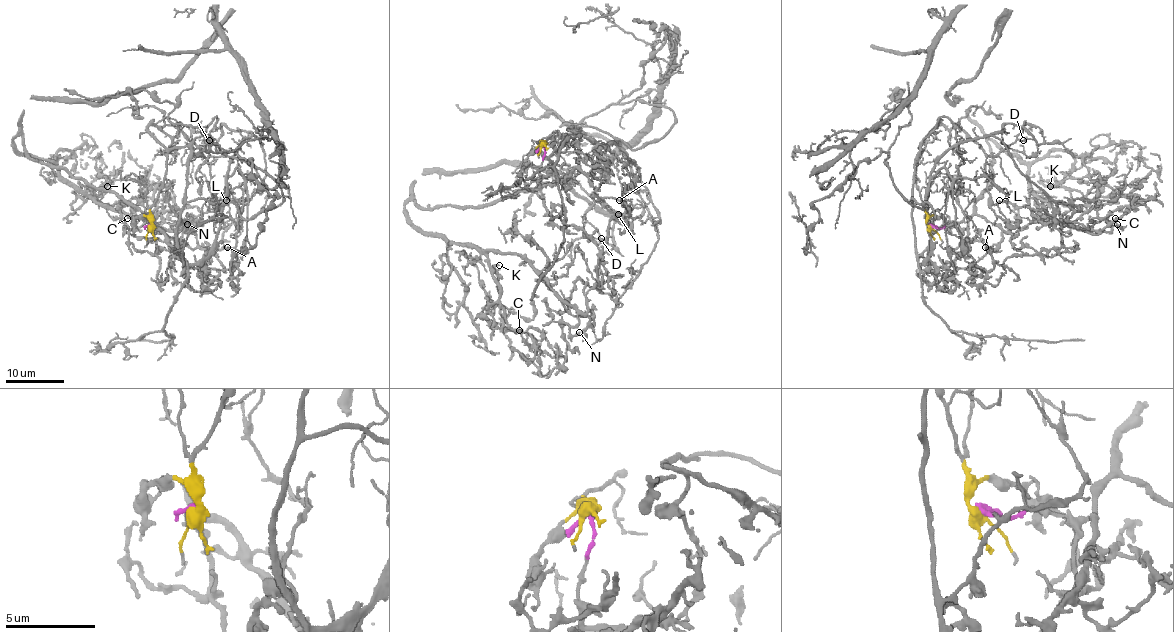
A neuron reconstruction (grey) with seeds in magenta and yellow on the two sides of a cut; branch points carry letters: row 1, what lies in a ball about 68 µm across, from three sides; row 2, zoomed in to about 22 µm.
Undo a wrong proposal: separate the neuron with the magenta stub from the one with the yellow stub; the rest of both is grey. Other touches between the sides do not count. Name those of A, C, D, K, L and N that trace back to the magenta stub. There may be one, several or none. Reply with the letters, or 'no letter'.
A, C, K, N

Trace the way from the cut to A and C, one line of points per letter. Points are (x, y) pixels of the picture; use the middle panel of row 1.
A: (542, 145), (543, 182), (559, 182), (575, 168), (599, 196), (616, 198), (630, 208), (619, 199)
C: (542, 145), (531, 189), (484, 205), (405, 205), (424, 231), (487, 258), (504, 318), (533, 343), (520, 330)

